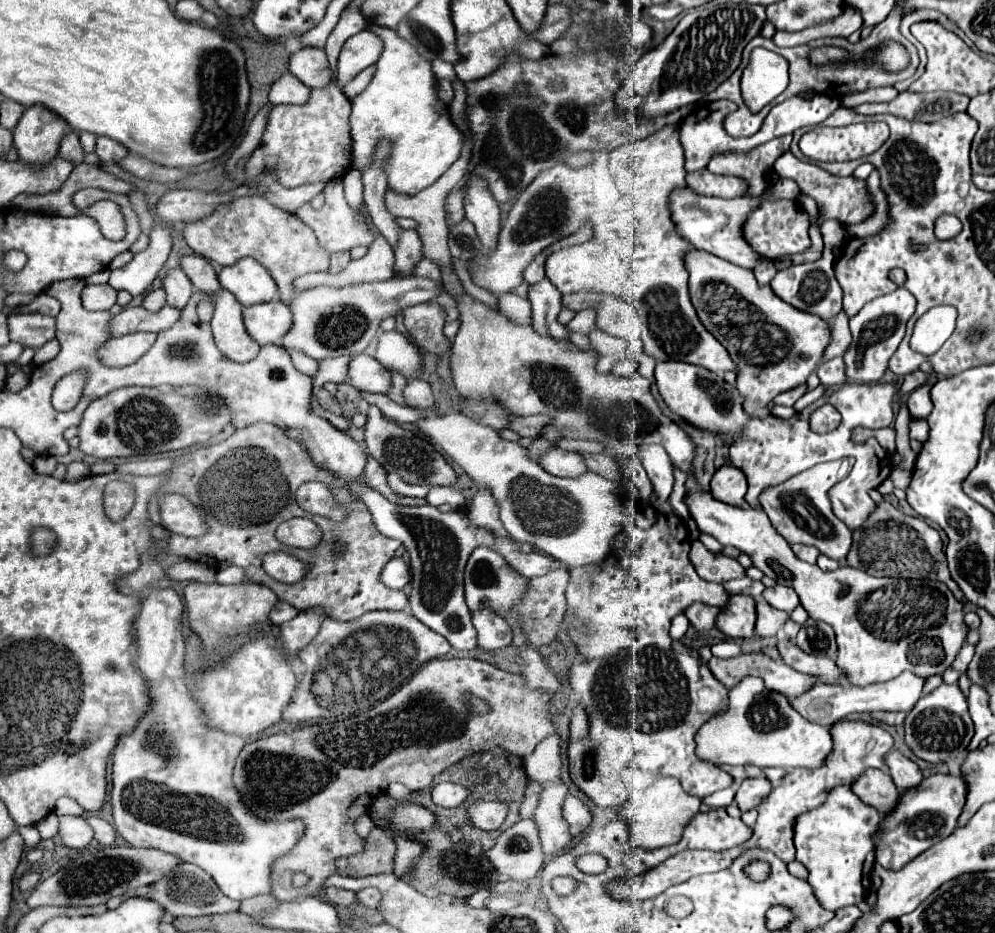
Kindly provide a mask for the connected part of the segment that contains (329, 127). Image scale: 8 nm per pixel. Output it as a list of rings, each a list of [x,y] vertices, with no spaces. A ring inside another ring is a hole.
[[[337,85],[323,87],[319,91],[311,91],[311,99],[303,107],[291,107],[291,105],[273,105],[267,117],[267,127],[261,139],[261,145],[251,153],[247,161],[247,169],[251,173],[257,173],[261,167],[269,167],[277,173],[279,183],[283,187],[299,187],[307,183],[329,183],[335,177],[341,179],[351,169],[351,133],[349,133],[349,115],[351,115],[351,103],[343,95],[343,91]]]

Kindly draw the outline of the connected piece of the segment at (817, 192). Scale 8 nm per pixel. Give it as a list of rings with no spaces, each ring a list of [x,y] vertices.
[[[787,151],[785,155],[781,155],[775,163],[775,173],[779,177],[787,177],[787,179],[793,179],[801,193],[805,193],[807,197],[811,197],[815,203],[817,203],[817,209],[819,209],[819,217],[821,221],[827,221],[827,219],[835,219],[839,221],[843,227],[849,227],[849,225],[857,225],[865,219],[869,219],[875,211],[875,205],[871,201],[871,193],[867,189],[867,183],[861,181],[861,179],[855,179],[853,175],[851,177],[837,177],[837,175],[831,175],[827,173],[825,169],[817,167],[815,163],[805,163],[805,161],[799,161],[791,151]]]

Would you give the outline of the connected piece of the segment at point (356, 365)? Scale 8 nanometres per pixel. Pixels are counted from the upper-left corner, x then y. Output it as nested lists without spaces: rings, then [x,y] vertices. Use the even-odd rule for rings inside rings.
[[[355,355],[349,365],[349,385],[369,393],[387,393],[391,387],[391,373],[371,355]]]

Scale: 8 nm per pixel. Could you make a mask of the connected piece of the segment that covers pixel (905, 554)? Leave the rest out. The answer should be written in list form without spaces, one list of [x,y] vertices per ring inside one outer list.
[[[879,503],[877,509],[869,515],[867,523],[853,531],[853,547],[851,547],[851,555],[847,555],[847,563],[851,567],[863,569],[869,575],[875,577],[929,577],[931,571],[941,571],[941,581],[947,583],[947,587],[951,587],[951,591],[955,591],[955,595],[959,595],[959,599],[963,597],[957,583],[951,579],[949,571],[947,571],[947,559],[943,553],[943,543],[939,533],[925,523],[919,517],[909,517],[905,513],[901,513],[899,509],[895,509],[891,503]]]

